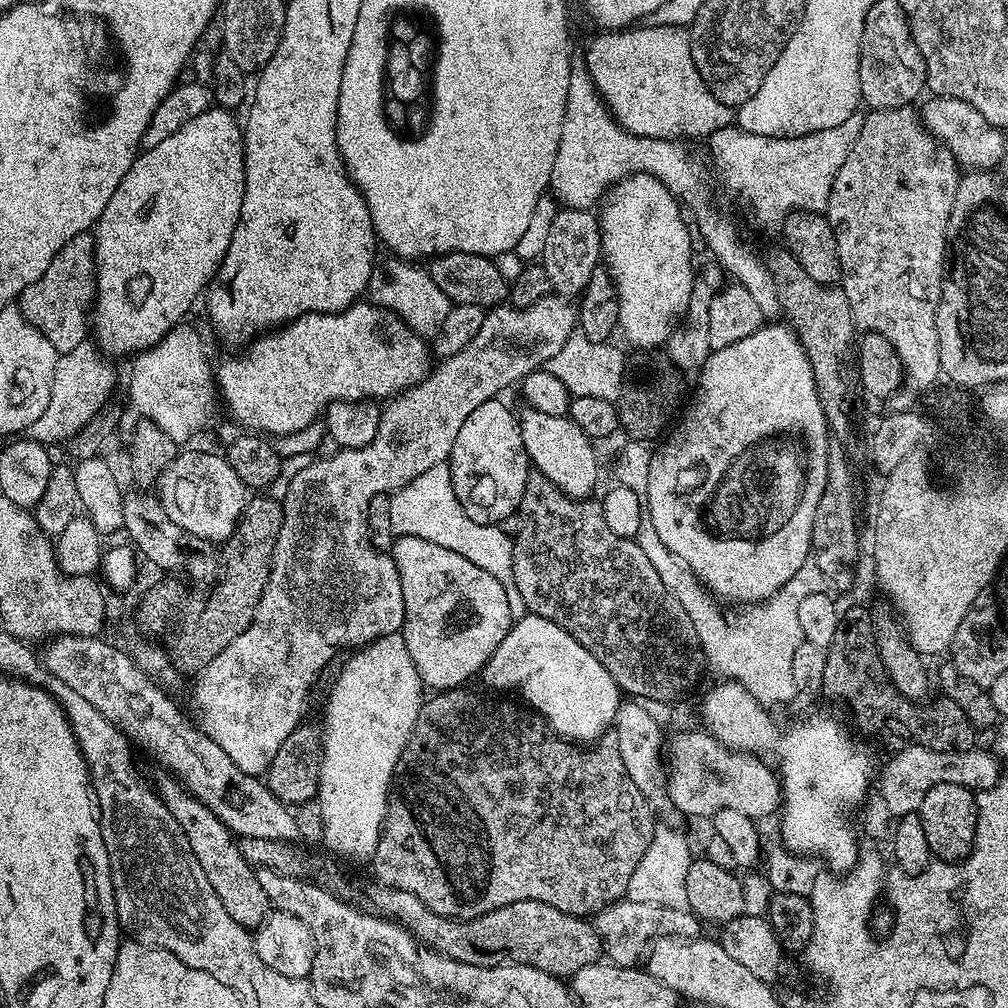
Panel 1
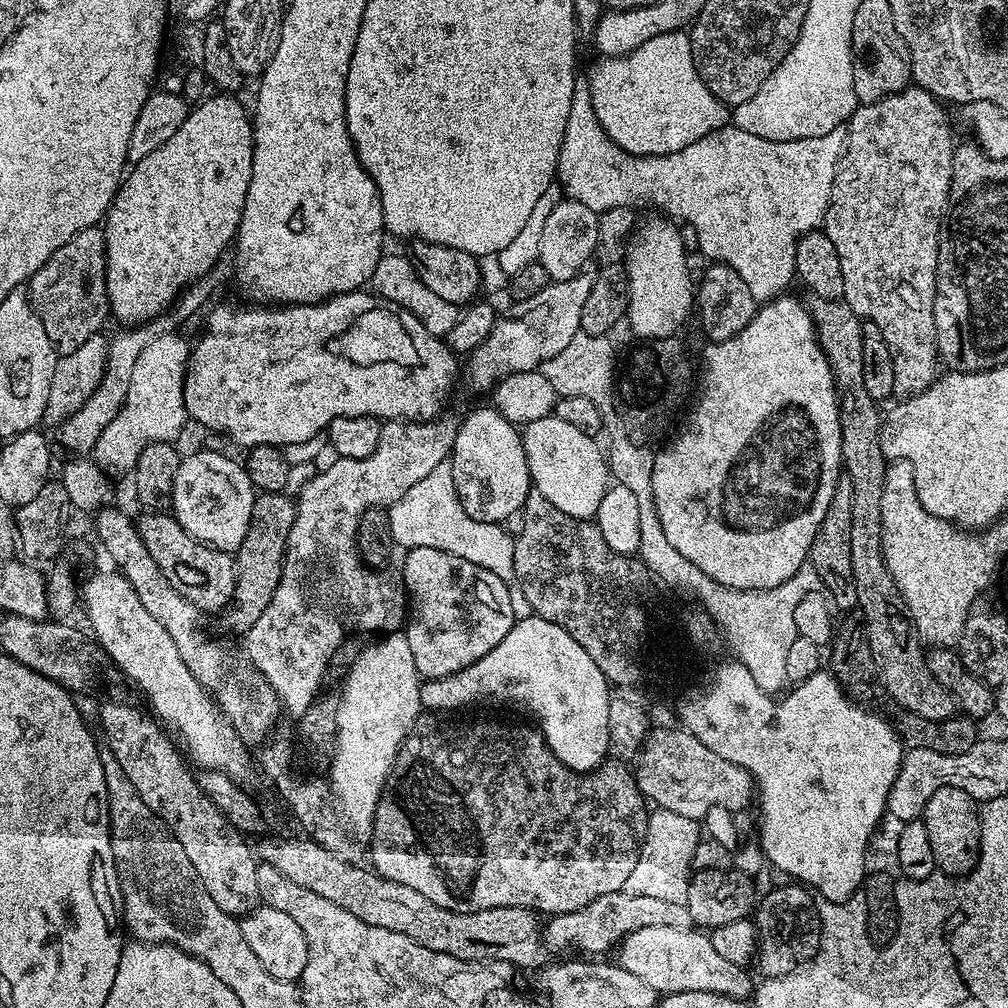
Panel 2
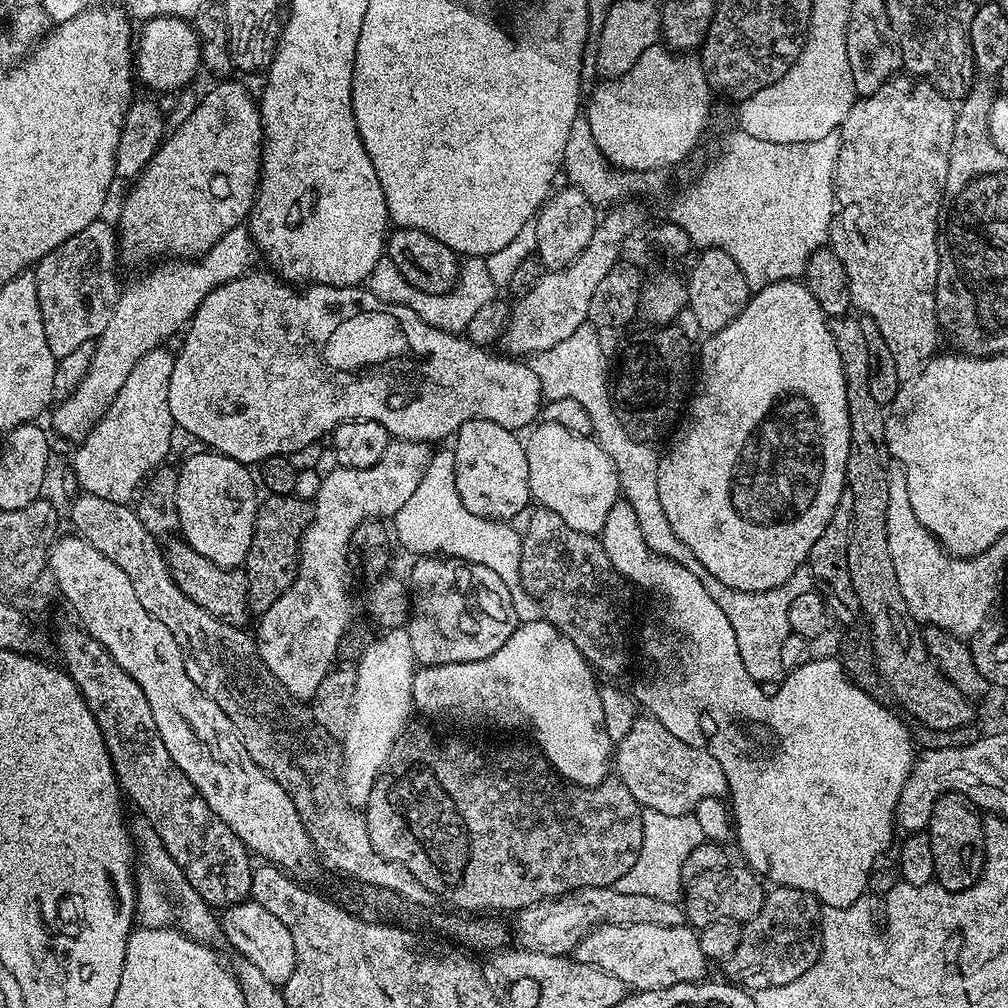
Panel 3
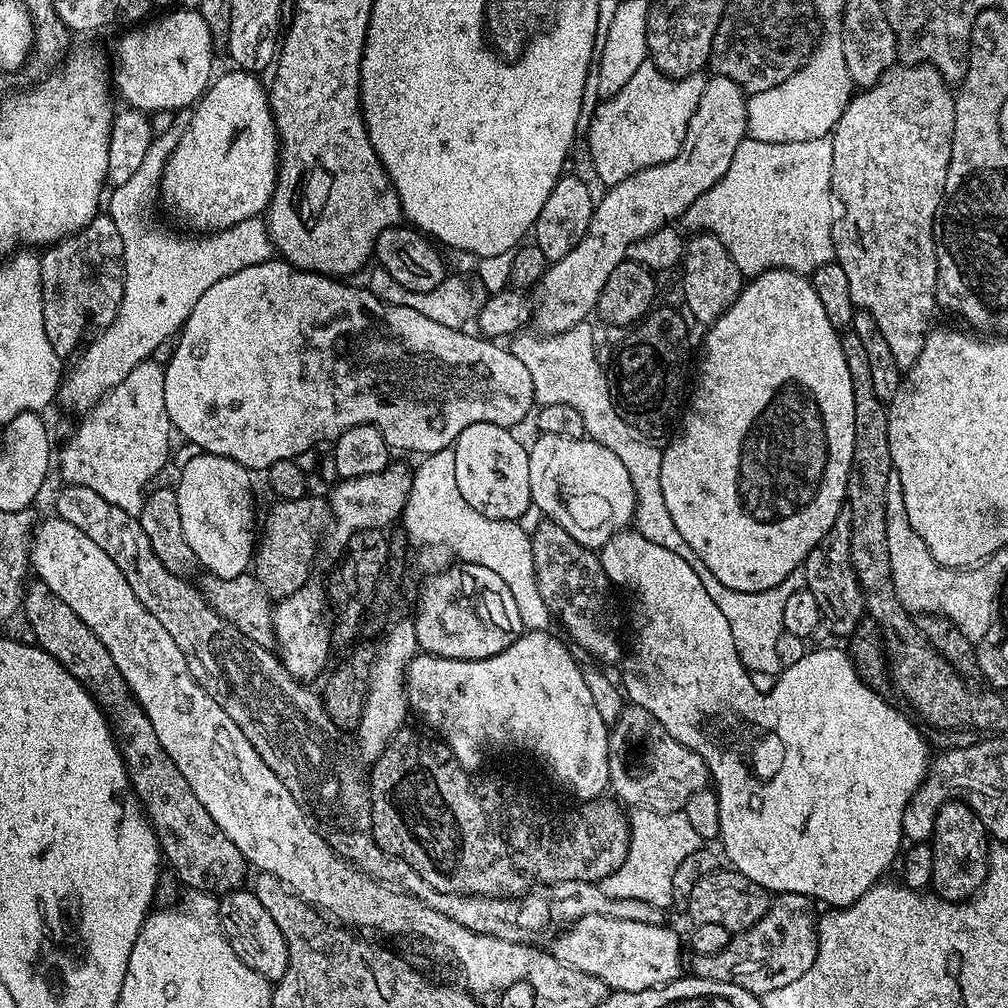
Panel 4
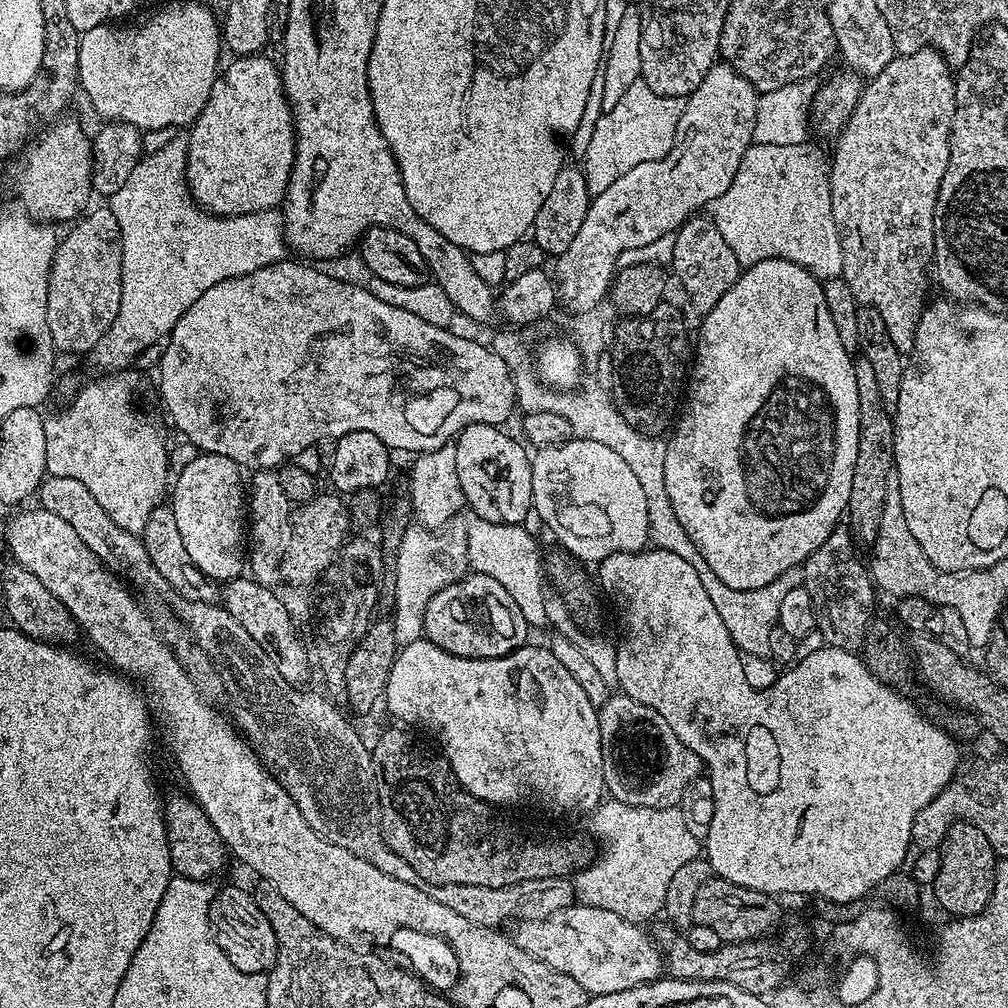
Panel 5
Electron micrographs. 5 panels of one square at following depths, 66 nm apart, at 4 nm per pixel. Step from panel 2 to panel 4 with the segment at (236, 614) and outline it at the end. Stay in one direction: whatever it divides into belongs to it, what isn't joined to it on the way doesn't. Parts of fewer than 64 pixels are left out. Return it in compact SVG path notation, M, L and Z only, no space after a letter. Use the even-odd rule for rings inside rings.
M304 495L302 498L293 500L277 499L276 505L268 512L268 517L263 517L264 537L259 537L258 547L254 552L254 575L256 581L266 590L266 594L272 597L273 601L285 600L290 594L294 594L303 586L309 583L312 572L312 563L316 560L316 548L321 547L322 537L330 524L330 504L322 497Z

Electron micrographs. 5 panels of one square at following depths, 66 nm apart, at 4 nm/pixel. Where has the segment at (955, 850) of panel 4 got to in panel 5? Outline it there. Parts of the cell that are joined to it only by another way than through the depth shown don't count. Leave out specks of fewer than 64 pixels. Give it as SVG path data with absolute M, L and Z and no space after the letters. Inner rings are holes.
M959 819L952 823L946 838L940 844L940 865L938 878L930 885L935 903L943 908L950 916L954 912L967 914L976 912L976 908L983 908L990 902L990 894L994 894L996 881L996 866L998 857L990 846L986 834L978 830L969 820Z

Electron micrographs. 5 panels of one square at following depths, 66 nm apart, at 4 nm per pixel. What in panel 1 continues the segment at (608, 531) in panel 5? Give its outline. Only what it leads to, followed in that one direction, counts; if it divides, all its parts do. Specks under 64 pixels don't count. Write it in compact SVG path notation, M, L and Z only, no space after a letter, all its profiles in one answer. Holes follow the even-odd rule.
M525 407L524 413L519 413L518 423L520 426L520 437L524 452L528 456L531 467L541 472L544 477L570 497L588 498L593 495L592 487L596 484L596 452L593 441L588 437L577 424L568 416L555 416L554 414L542 414L538 410Z

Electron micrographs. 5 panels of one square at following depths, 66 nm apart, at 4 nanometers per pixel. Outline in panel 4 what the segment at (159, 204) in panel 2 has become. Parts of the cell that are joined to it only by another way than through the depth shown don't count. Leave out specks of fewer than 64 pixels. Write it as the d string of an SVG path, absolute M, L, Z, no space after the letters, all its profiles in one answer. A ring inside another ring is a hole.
M231 70L215 77L192 108L190 126L174 146L174 154L164 167L160 179L160 200L189 229L200 234L221 232L238 222L255 220L267 213L276 185L278 141L272 107L268 101L269 89L260 85L261 77L243 70Z

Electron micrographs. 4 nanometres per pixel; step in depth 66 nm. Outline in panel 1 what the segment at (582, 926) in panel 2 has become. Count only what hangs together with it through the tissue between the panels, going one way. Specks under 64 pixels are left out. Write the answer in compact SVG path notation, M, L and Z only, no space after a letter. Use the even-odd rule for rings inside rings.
M627 898L617 900L609 908L603 908L594 917L594 927L607 959L623 968L635 968L645 959L653 940L658 936L696 938L701 935L702 921L687 908L674 910L670 906L658 906L654 902L634 902Z

